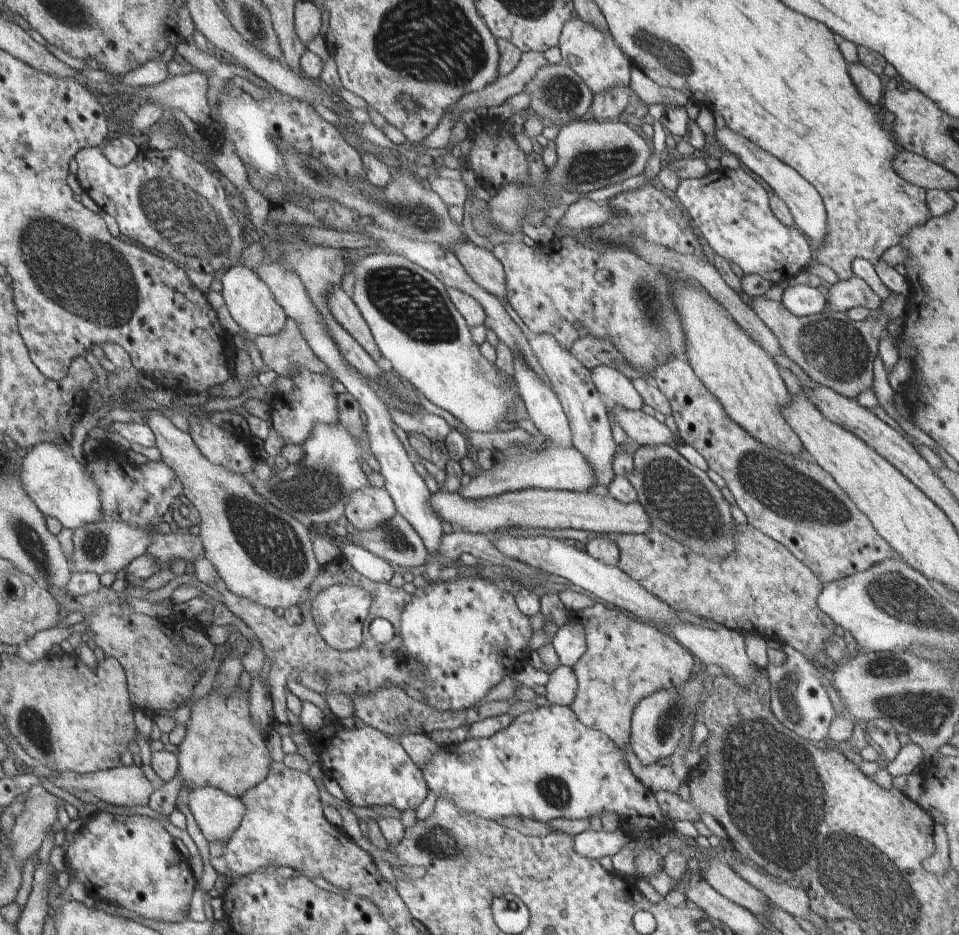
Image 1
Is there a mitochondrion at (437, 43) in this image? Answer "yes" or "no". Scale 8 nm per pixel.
yes

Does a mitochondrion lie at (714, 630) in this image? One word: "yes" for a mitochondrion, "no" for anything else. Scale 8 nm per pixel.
no

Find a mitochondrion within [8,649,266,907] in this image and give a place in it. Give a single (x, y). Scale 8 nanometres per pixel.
(32, 722)

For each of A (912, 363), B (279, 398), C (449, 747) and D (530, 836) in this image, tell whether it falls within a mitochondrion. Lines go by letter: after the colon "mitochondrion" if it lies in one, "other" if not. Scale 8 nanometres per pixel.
A: other
B: other
C: other
D: other

